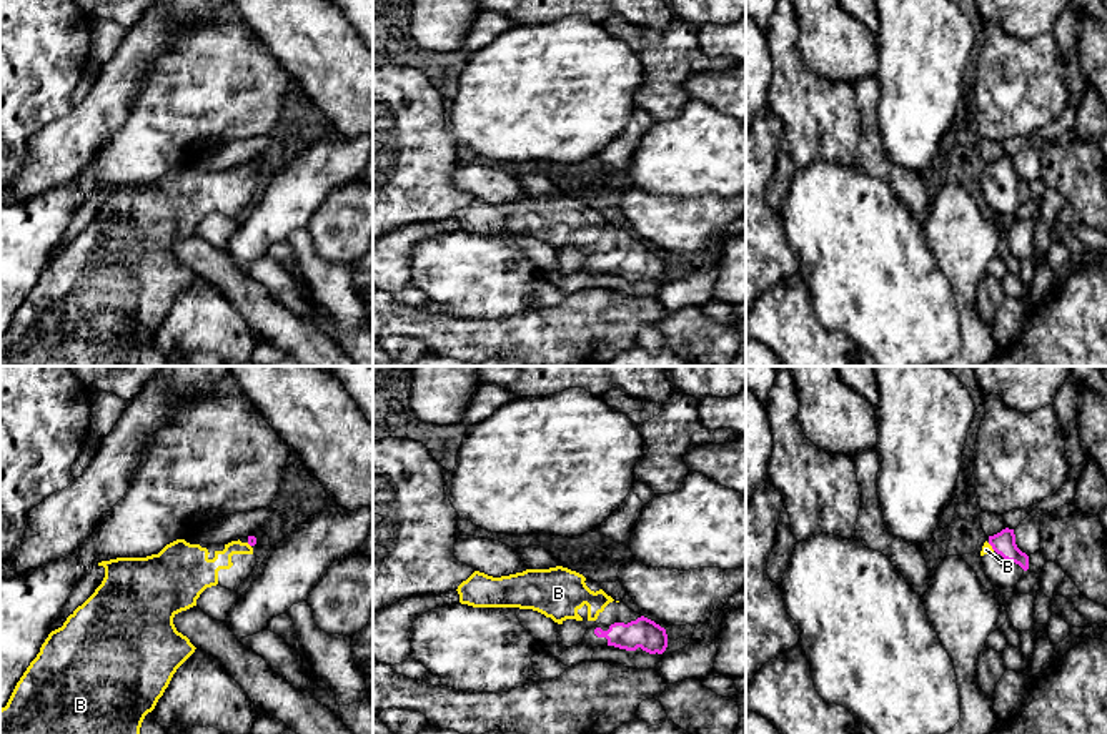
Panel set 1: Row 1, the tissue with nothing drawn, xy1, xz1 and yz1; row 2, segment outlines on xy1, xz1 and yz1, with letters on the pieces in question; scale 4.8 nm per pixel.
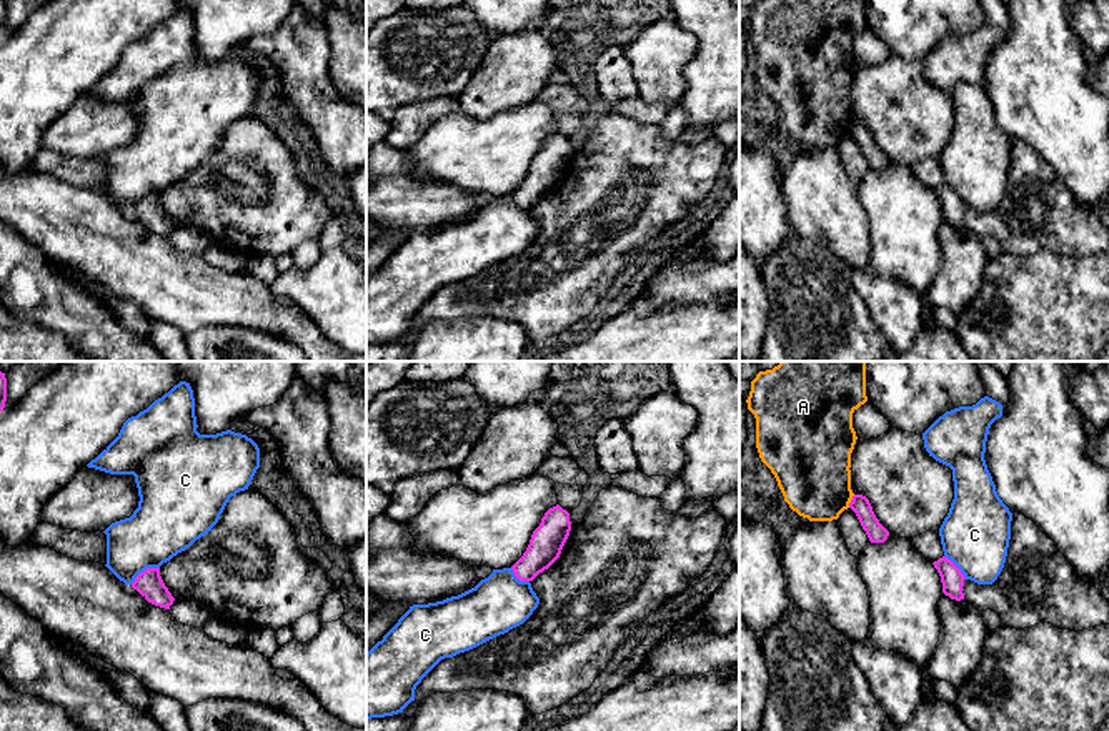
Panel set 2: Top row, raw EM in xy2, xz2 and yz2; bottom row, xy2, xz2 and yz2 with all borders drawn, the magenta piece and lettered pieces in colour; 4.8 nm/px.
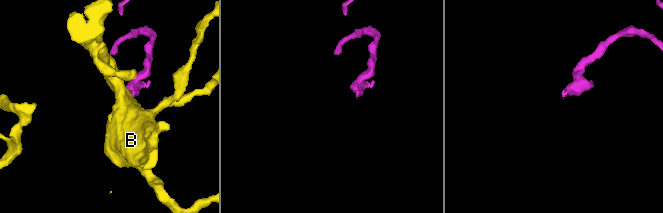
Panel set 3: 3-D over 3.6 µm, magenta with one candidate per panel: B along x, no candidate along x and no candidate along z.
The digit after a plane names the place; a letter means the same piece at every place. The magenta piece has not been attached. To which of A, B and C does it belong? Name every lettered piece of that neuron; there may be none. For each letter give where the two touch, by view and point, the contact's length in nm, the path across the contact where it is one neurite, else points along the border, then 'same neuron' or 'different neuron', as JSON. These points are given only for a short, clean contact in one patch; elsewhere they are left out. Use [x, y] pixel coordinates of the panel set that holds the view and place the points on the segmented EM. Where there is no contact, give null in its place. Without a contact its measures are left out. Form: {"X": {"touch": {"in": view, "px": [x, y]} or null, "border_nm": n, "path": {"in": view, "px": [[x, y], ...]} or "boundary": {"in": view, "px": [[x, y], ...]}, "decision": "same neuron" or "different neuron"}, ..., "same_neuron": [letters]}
{"A": {"touch": {"in": "yz2", "px": [851, 502]}, "border_nm": 70, "decision": "different neuron"}, "B": {"touch": {"in": "yz1", "px": [991, 545]}, "border_nm": 50, "path": {"in": "yz1", "px": [[1002, 543], [991, 545], [986, 550]]}, "decision": "same neuron"}, "C": {"touch": {"in": "xy2", "px": [145, 570]}, "border_nm": 170, "boundary": {"in": "xy2", "px": [[159, 566], [149, 566], [130, 583]]}, "decision": "different neuron"}, "same_neuron": ["B"]}

